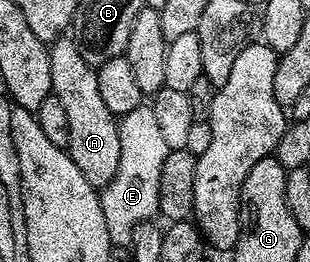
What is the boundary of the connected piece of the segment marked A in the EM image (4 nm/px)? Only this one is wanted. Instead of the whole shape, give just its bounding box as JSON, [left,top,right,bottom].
[49,35,120,189]

